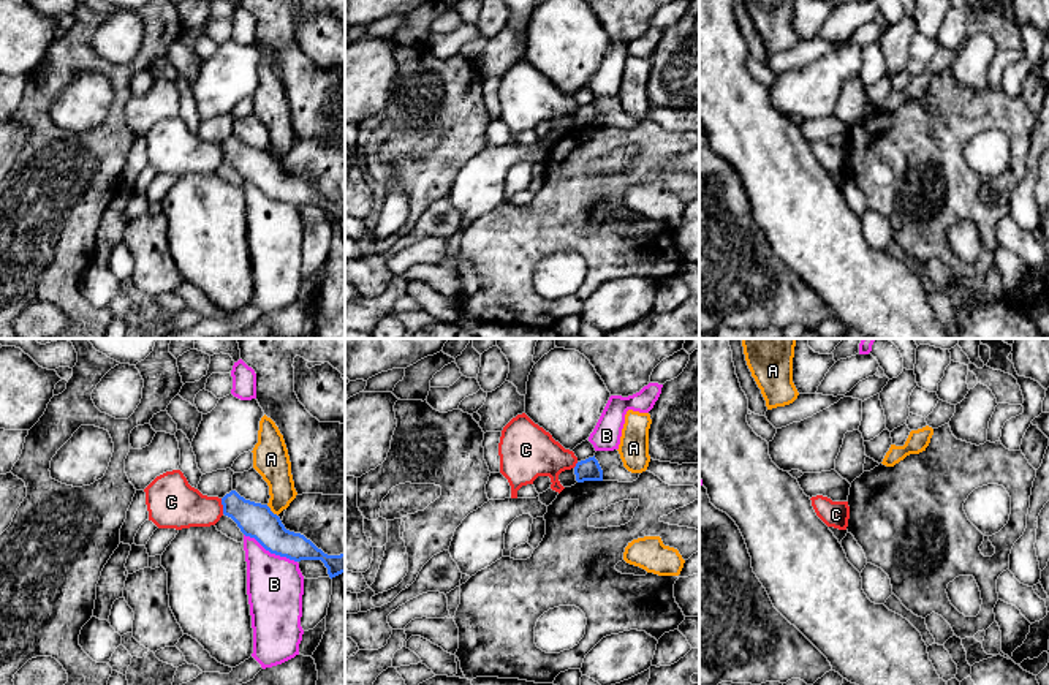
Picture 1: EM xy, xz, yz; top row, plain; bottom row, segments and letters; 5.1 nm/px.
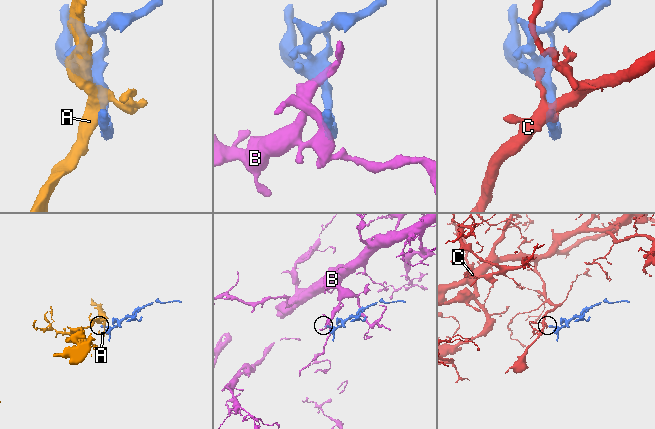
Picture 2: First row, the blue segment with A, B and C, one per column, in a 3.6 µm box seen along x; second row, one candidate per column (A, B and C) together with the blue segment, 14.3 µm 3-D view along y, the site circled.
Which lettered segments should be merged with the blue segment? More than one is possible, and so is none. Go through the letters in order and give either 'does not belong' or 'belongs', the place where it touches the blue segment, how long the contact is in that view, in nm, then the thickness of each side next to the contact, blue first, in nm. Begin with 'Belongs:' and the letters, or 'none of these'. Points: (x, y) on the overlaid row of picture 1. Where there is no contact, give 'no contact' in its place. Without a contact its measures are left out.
Belongs: none of these
A: does not belong; contact xy (271, 511); length 90 nm; calibres 180 and 180 nm
B: does not belong; contact xy (271, 552); length 300 nm; calibres 180 and 280 nm
C: does not belong; contact xy (223, 507); length 80 nm; calibres 180 and 240 nm

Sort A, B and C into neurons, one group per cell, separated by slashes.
A / B / C

